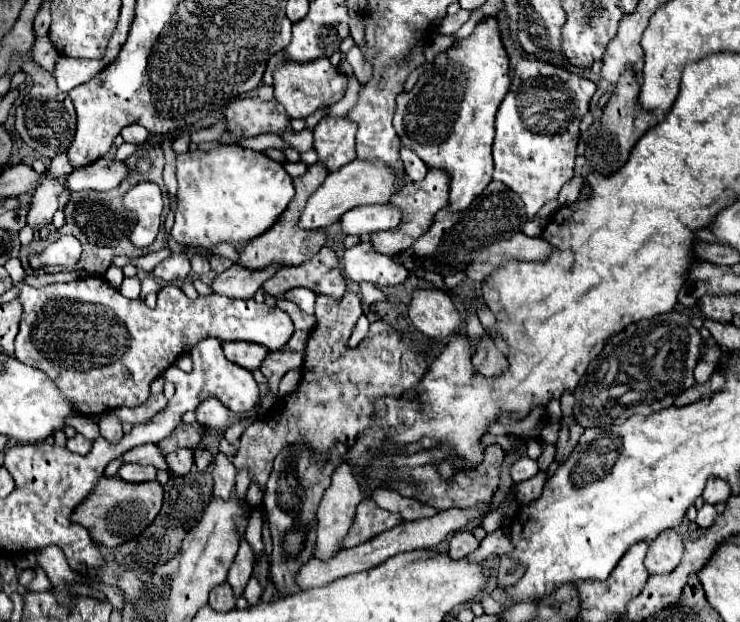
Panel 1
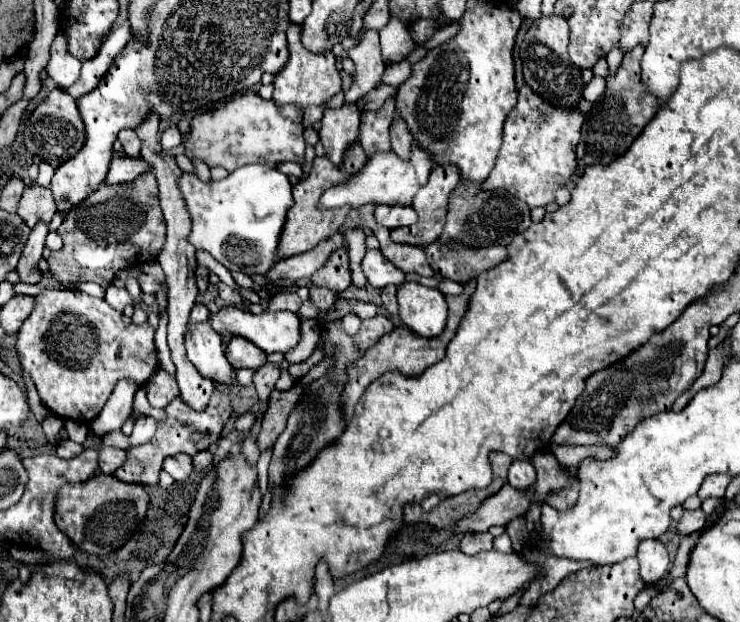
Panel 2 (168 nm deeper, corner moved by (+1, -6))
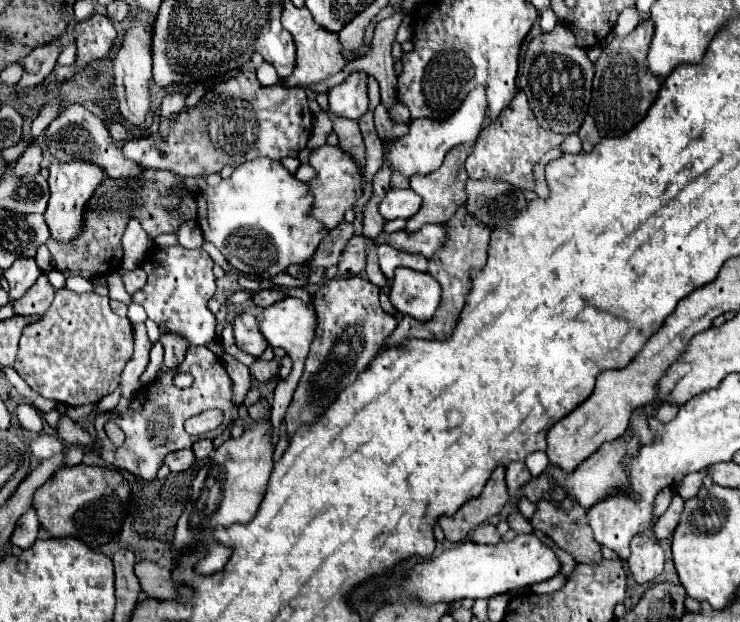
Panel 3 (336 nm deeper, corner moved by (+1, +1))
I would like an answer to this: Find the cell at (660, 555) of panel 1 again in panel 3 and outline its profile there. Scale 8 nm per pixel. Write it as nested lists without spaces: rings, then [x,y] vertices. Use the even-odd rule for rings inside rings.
[[[645,533],[633,537],[627,567],[637,583],[649,583],[657,575],[661,575],[663,563],[665,563],[665,551],[659,547],[655,537],[649,537]]]

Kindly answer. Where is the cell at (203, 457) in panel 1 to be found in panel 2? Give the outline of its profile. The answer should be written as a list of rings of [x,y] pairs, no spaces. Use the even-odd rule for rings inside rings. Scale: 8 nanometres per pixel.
[[[201,450],[201,452],[197,452],[193,456],[193,466],[195,466],[197,472],[201,472],[201,470],[205,470],[205,468],[211,466],[211,460],[213,460],[213,454],[209,450]]]

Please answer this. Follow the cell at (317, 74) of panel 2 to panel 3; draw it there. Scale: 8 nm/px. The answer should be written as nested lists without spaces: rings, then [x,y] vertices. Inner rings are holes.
[[[285,1],[281,21],[283,21],[283,27],[293,35],[293,41],[295,41],[295,47],[297,47],[295,69],[287,79],[283,79],[283,83],[287,87],[311,87],[315,83],[321,83],[321,81],[337,75],[343,69],[343,65],[347,61],[341,57],[341,45],[337,41],[337,35],[321,29],[313,21],[313,15],[309,13],[309,9],[305,9],[305,7],[297,9],[291,1]]]

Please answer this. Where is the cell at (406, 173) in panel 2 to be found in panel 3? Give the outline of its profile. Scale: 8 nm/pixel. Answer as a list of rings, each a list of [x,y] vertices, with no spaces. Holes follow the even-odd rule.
[[[483,87],[471,91],[467,95],[467,99],[463,101],[463,105],[449,117],[449,121],[433,121],[433,119],[413,119],[409,123],[409,133],[389,141],[387,143],[387,153],[385,159],[389,163],[389,169],[393,173],[401,173],[405,179],[411,179],[413,175],[427,175],[433,173],[435,169],[441,167],[443,157],[447,155],[449,149],[453,149],[455,145],[467,145],[473,143],[473,139],[479,135],[481,123],[485,121],[485,109],[487,109],[487,101],[485,101],[485,91]]]

